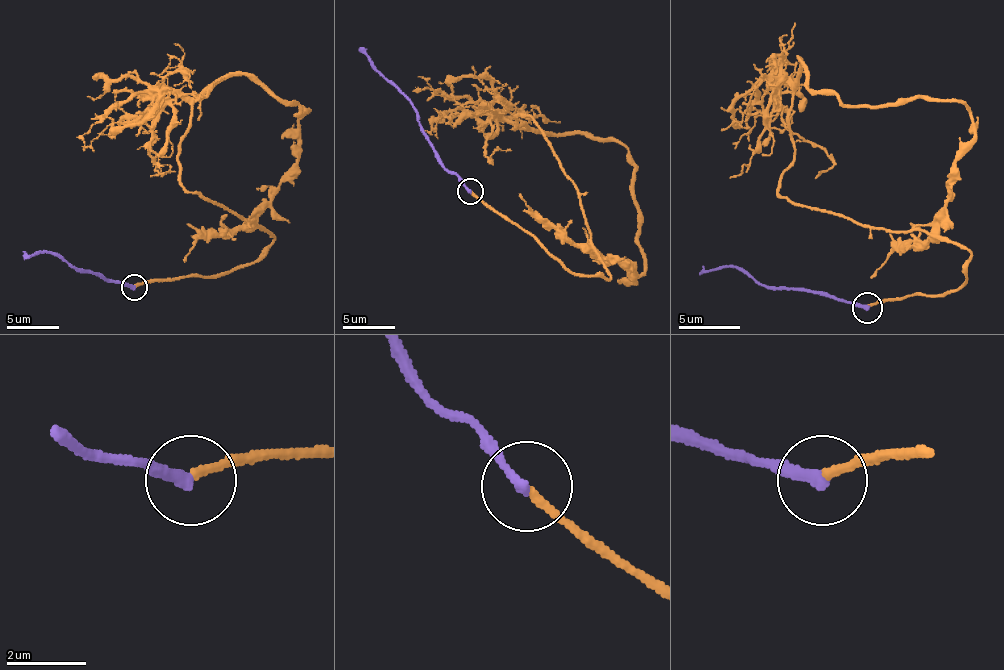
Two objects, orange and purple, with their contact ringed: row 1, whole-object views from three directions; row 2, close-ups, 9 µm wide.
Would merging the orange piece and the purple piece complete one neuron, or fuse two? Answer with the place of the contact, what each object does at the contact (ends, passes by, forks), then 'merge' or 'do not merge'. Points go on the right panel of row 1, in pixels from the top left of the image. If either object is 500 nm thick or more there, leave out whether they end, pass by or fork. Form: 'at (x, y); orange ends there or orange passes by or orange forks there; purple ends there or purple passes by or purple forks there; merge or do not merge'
at (867, 307); orange ends there; purple ends there; merge

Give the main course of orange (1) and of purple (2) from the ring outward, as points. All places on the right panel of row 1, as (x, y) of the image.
1: (866, 307), (956, 291), (968, 251), (780, 196), (792, 159), (786, 79), (783, 122), (832, 162), (817, 171)
2: (866, 307), (835, 297), (765, 288), (734, 267), (700, 276)

